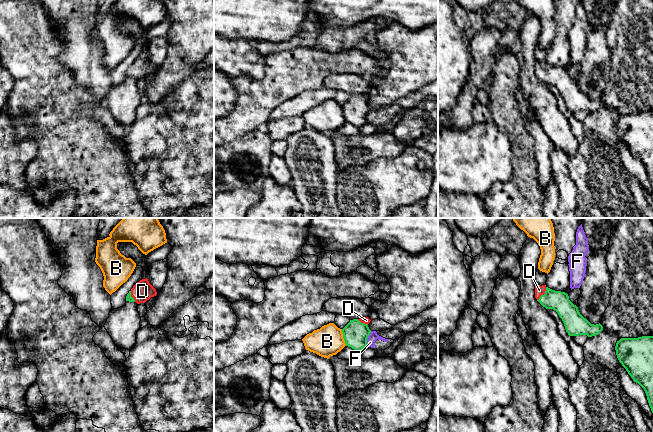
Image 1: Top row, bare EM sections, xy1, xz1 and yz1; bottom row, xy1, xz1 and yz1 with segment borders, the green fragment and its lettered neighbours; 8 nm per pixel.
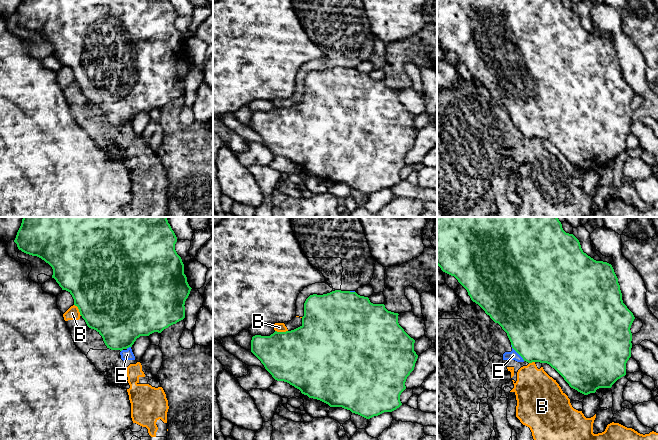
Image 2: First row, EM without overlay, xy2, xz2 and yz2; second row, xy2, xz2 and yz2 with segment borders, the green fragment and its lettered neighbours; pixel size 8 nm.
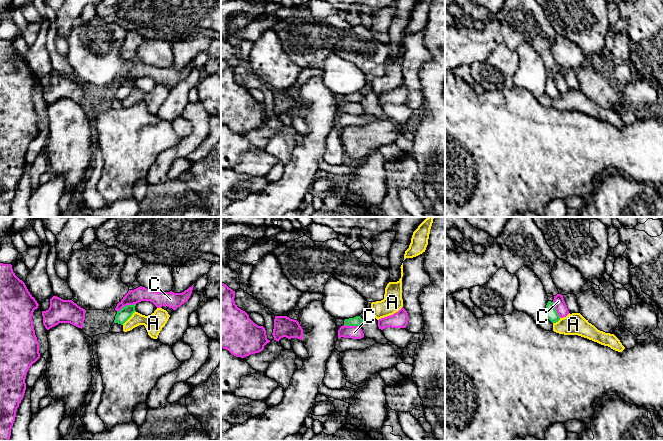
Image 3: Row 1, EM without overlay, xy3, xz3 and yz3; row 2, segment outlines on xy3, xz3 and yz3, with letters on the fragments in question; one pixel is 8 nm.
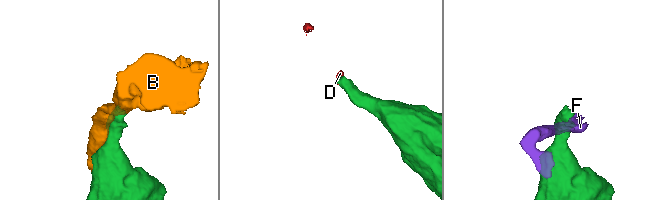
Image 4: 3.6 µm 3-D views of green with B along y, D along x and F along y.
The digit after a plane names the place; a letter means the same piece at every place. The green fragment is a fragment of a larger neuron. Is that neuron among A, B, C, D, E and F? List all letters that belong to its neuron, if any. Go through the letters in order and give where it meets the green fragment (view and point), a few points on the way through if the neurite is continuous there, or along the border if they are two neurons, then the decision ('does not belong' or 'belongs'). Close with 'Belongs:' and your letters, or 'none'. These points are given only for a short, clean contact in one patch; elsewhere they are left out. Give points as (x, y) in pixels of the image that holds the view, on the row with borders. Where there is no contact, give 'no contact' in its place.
A: xy3 (128, 318) | does not belong
B: xz1 (343, 337) | does not belong
C: xy3 (127, 305) | does not belong
D: yz1 (542, 295) | across yz1 (559, 301), (542, 295), (539, 290) | belongs
E: yz2 (516, 351) | along yz2 (511, 344), (512, 348), (524, 360) | does not belong
F: xz1 (367, 337) | along xz1 (371, 331), (366, 345) | does not belong
Belongs: D

